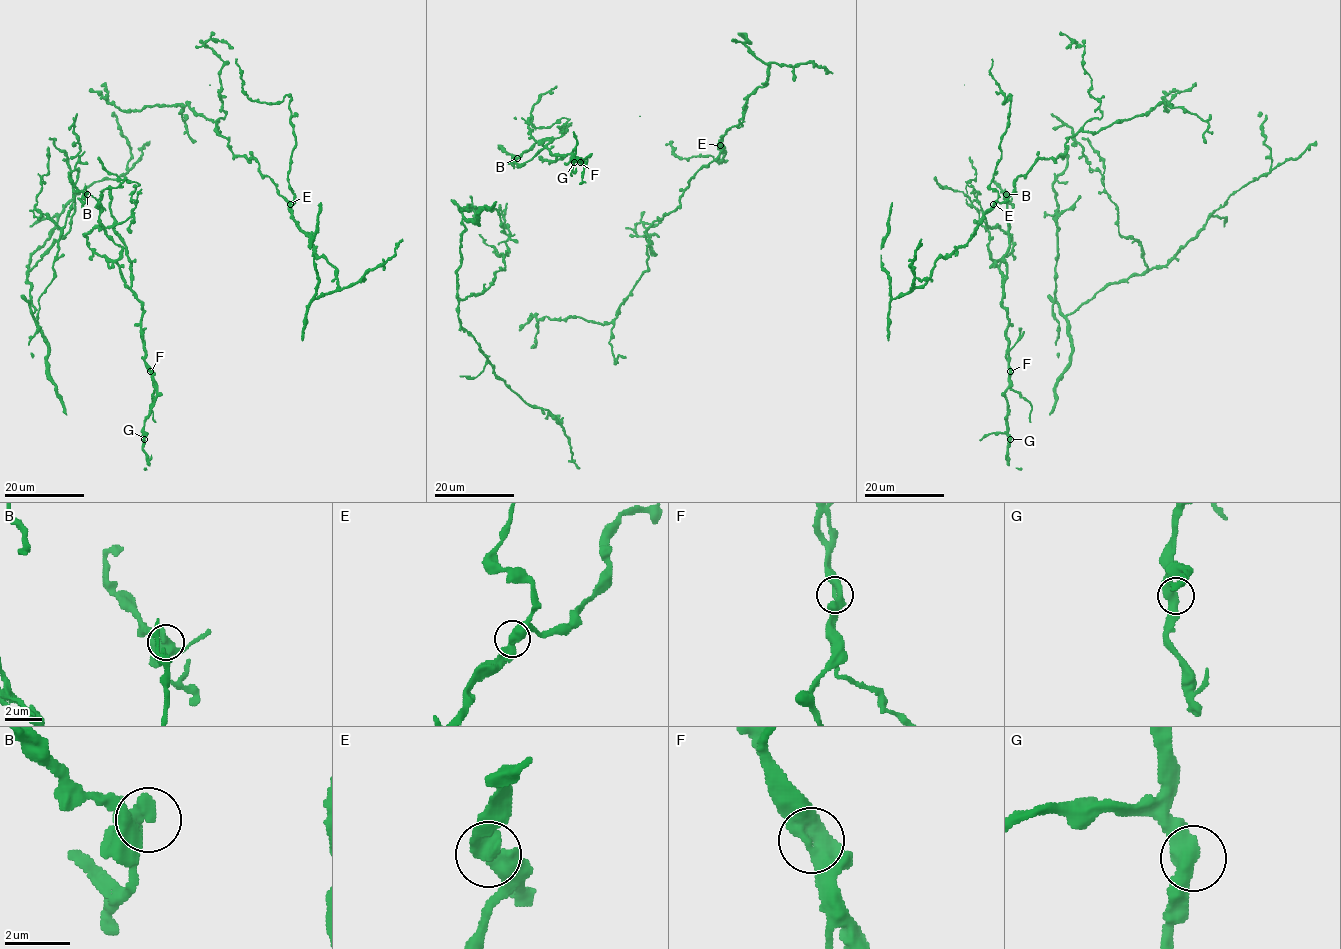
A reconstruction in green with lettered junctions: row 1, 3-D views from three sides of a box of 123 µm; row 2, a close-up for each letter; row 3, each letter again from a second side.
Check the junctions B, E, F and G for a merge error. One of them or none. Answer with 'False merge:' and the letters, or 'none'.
False merge: F

